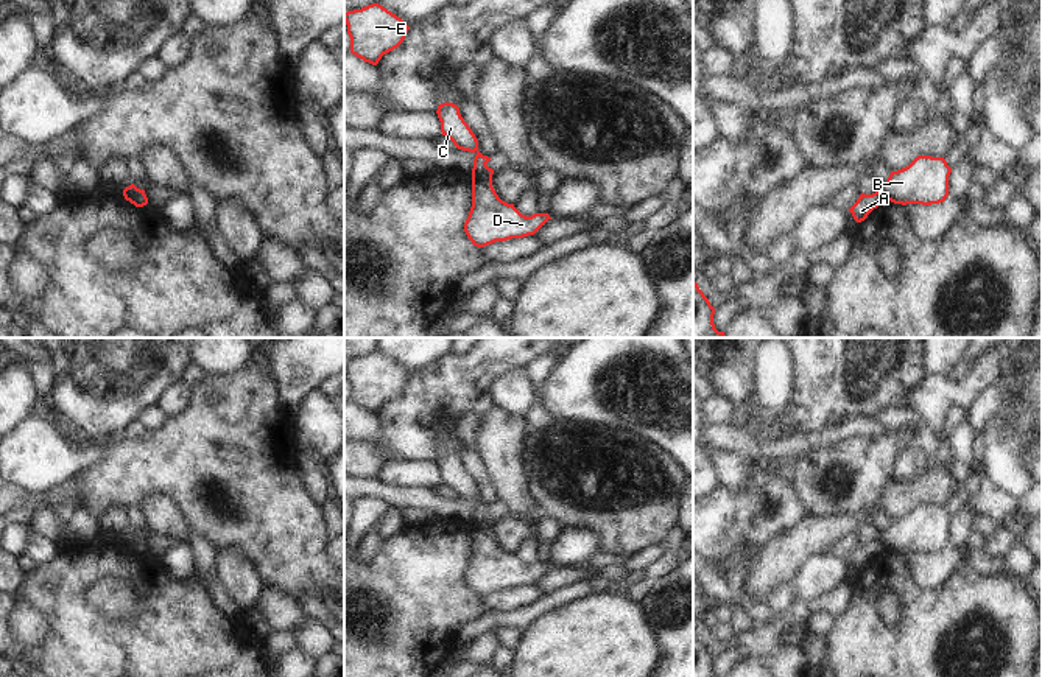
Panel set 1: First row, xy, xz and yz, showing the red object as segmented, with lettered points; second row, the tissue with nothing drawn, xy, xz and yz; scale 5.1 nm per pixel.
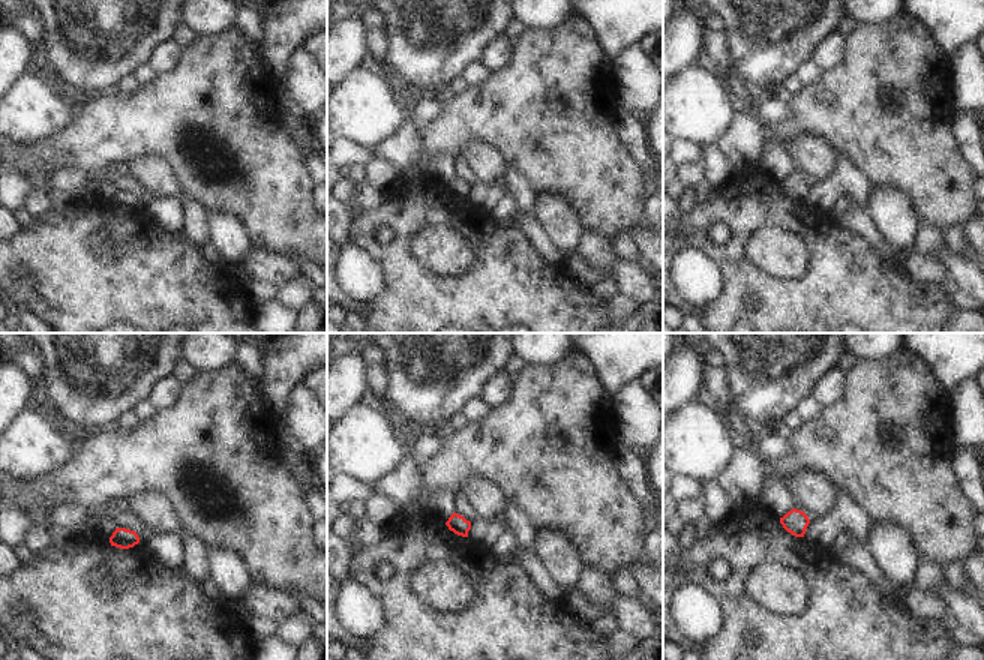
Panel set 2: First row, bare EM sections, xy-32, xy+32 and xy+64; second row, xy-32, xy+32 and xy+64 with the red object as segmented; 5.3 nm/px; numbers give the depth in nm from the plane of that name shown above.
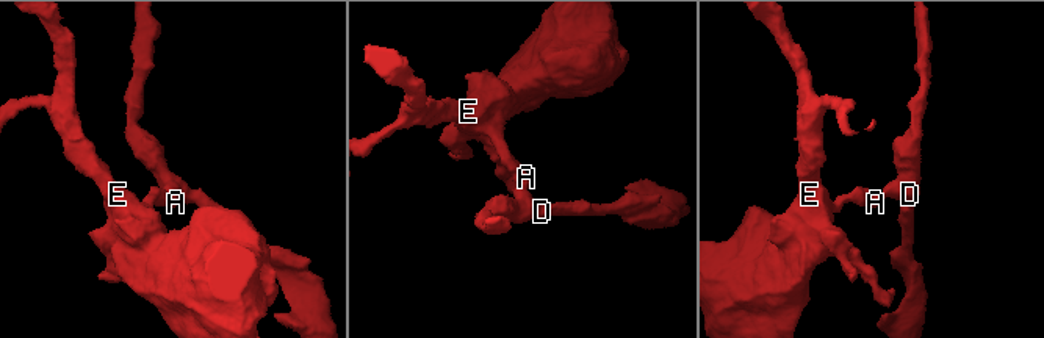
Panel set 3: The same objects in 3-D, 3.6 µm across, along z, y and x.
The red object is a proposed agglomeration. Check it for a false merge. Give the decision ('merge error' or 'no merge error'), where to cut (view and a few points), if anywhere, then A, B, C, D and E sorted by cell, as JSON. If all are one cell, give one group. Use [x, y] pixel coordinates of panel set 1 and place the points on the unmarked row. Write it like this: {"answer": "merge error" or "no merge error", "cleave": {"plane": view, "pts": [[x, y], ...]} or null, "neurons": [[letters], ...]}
{"answer": "merge error", "cleave": {"plane": "xz", "pts": [[472, 522], [491, 523]]}, "neurons": [["A", "C", "E"], ["B", "D"]]}

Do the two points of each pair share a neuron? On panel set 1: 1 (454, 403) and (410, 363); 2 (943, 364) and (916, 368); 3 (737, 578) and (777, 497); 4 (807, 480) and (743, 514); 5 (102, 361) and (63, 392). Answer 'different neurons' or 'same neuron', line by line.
1: different neurons
2: different neurons
3: same neuron
4: different neurons
5: same neuron

